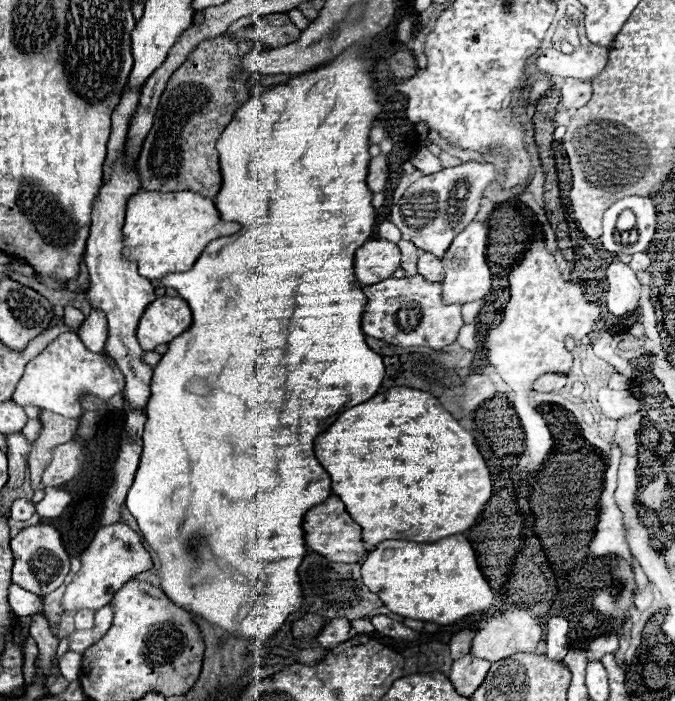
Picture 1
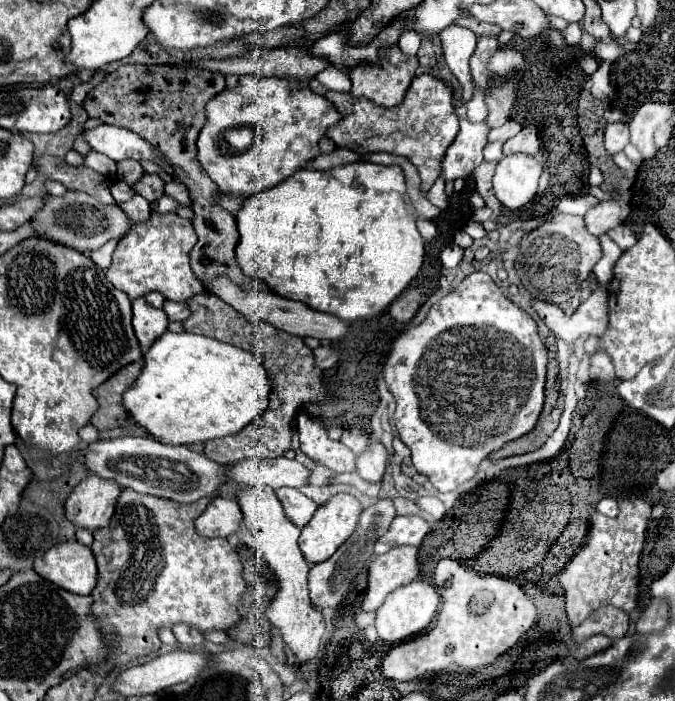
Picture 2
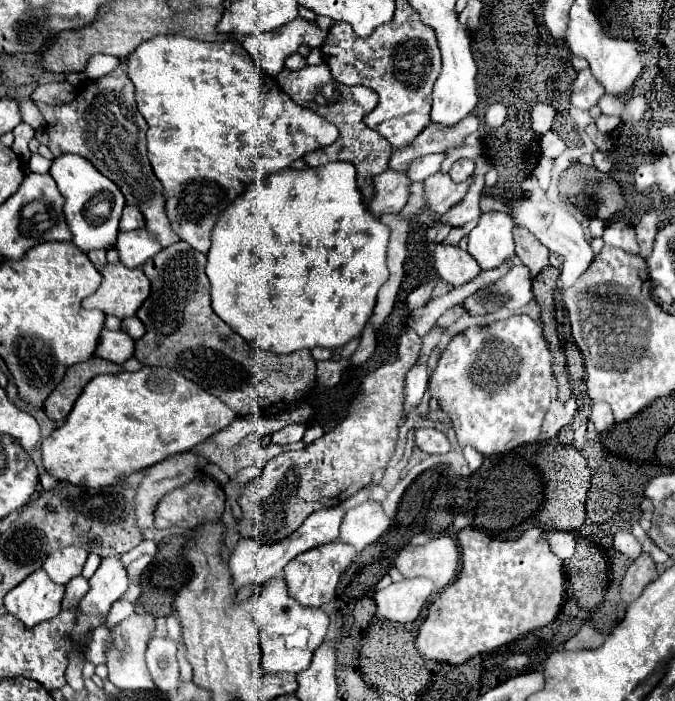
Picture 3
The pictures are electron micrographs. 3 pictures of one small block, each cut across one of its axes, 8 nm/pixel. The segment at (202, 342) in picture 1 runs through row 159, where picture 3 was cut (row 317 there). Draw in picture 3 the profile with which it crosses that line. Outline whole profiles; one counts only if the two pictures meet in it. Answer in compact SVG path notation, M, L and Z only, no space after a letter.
M330 162L326 166L318 168L304 168L304 170L294 170L286 168L274 174L268 174L264 180L255 180L246 187L246 192L240 194L232 206L222 212L218 226L214 226L212 234L212 246L208 252L208 264L206 264L206 274L210 278L212 290L212 310L242 338L248 342L254 342L260 350L276 352L276 354L292 354L296 350L308 348L312 350L314 346L324 346L330 350L336 350L344 344L348 344L352 338L360 336L364 324L370 320L372 310L376 306L376 294L382 288L382 284L388 280L388 268L386 268L386 248L390 242L390 228L384 226L362 202L362 194L356 184L356 170L352 162Z

